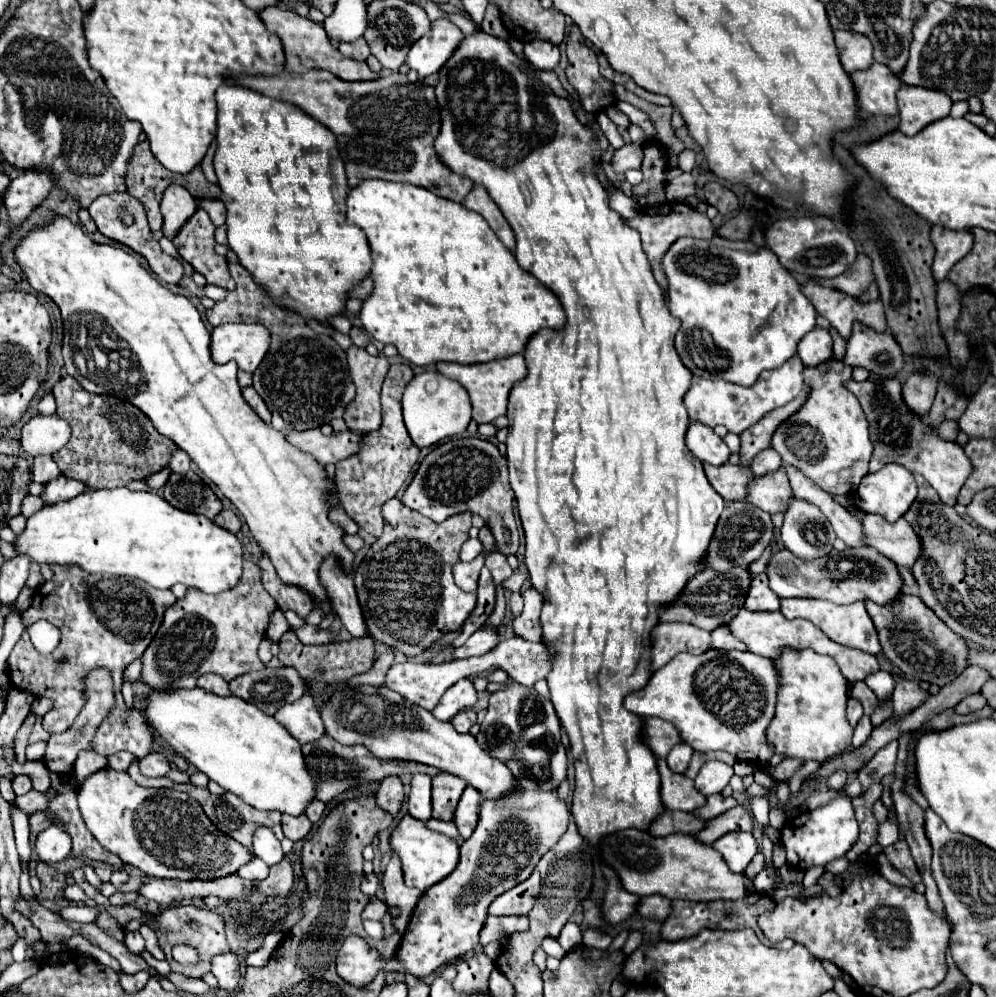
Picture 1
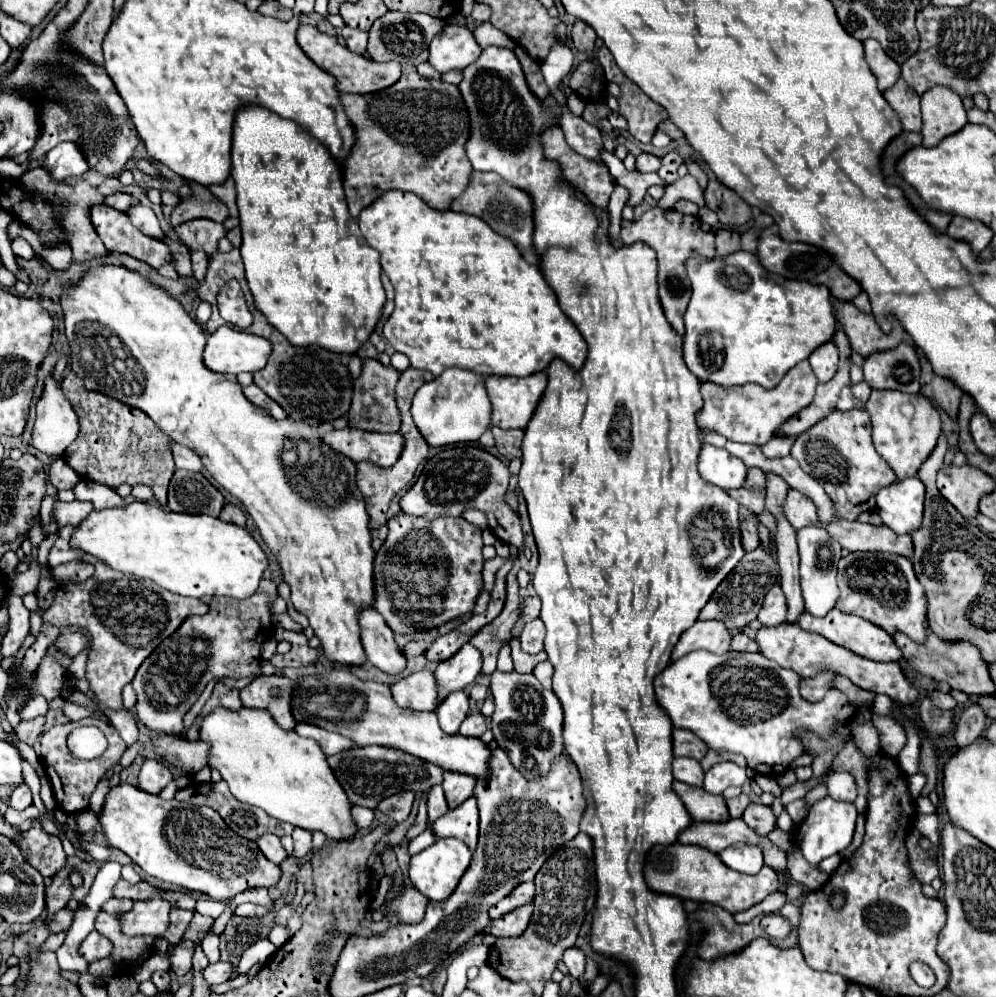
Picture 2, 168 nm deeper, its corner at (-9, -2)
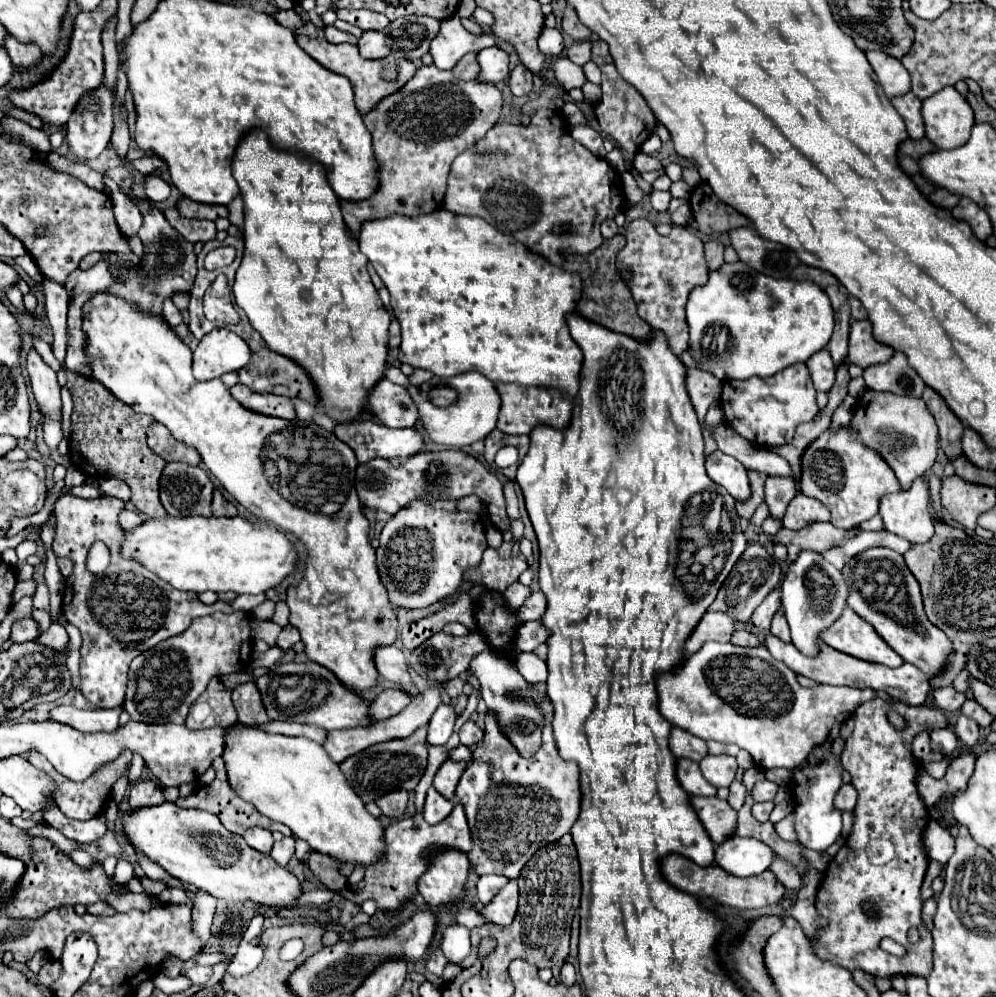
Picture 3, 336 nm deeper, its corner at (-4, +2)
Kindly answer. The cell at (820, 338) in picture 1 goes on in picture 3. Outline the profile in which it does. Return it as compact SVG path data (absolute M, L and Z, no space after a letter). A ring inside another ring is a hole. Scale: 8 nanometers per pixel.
M821 350L819 354L811 356L807 360L807 368L811 372L815 390L819 392L829 392L835 384L835 364L831 360L831 356L827 354L827 350Z

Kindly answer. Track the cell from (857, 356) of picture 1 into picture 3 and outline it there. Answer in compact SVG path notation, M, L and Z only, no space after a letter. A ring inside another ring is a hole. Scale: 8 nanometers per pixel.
M899 352L893 354L891 362L869 366L863 372L863 378L865 378L867 388L877 390L877 392L891 392L899 396L921 398L923 388L925 388L923 380L915 374L915 370L907 366L905 354L899 354Z

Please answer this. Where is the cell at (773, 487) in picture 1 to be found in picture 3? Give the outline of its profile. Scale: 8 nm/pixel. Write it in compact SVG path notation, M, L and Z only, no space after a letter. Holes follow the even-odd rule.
M797 494L787 506L787 512L783 516L783 526L789 530L801 530L807 524L829 522L829 520L831 520L831 514L821 502L815 502L805 494Z

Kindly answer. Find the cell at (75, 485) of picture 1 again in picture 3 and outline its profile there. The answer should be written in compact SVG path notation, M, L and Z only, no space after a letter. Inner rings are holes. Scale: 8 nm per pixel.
M123 510L123 514L121 514L121 526L125 528L125 532L141 526L143 522L145 522L143 514L137 514L137 512L131 512L131 510Z

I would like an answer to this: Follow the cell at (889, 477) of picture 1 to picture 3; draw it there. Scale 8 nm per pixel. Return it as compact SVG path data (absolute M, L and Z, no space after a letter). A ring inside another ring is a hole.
M921 478L913 482L911 490L883 496L879 516L883 518L885 530L911 544L929 542L935 534L935 524L929 514L929 490Z

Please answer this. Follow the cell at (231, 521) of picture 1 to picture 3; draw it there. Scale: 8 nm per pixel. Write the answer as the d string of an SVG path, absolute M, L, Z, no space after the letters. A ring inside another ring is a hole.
M219 490L213 492L213 516L237 516L237 508L227 502Z

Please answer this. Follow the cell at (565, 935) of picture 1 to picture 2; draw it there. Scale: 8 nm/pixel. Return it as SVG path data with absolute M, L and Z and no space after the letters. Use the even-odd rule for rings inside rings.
M572 946L564 952L564 964L568 966L570 970L570 976L572 978L580 978L584 974L584 966L586 966L586 954L578 948L578 946Z

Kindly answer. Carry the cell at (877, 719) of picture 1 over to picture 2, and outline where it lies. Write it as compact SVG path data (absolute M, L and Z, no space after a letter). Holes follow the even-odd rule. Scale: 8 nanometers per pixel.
M872 716L872 722L874 722L874 726L880 734L882 752L898 764L898 754L906 744L904 728L898 722L894 722L892 718L886 718L886 716Z

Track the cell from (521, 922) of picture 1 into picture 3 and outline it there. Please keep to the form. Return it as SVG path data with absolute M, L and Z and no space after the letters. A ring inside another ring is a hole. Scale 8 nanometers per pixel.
M509 880L507 886L503 886L503 890L499 890L499 894L495 894L495 898L483 906L485 918L501 926L511 924L511 918L515 916L517 910L517 898L519 898L517 880Z

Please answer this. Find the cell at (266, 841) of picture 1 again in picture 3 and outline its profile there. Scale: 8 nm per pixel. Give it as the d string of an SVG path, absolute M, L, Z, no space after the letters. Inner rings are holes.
M249 828L243 834L243 840L247 842L247 846L251 846L253 850L259 850L259 852L269 852L273 846L273 836L265 828Z

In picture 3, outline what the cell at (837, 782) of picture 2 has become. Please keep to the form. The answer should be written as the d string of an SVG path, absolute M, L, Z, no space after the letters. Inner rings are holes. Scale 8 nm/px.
M843 784L839 794L835 796L835 808L845 812L845 810L855 810L857 806L857 790L851 784Z

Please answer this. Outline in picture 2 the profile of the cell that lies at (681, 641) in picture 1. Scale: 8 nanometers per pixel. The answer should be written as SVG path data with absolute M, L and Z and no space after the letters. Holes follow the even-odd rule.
M698 620L690 626L678 640L676 648L672 650L672 662L678 658L694 652L694 650L708 650L712 654L724 654L730 650L730 632L726 630L724 622L720 620Z

